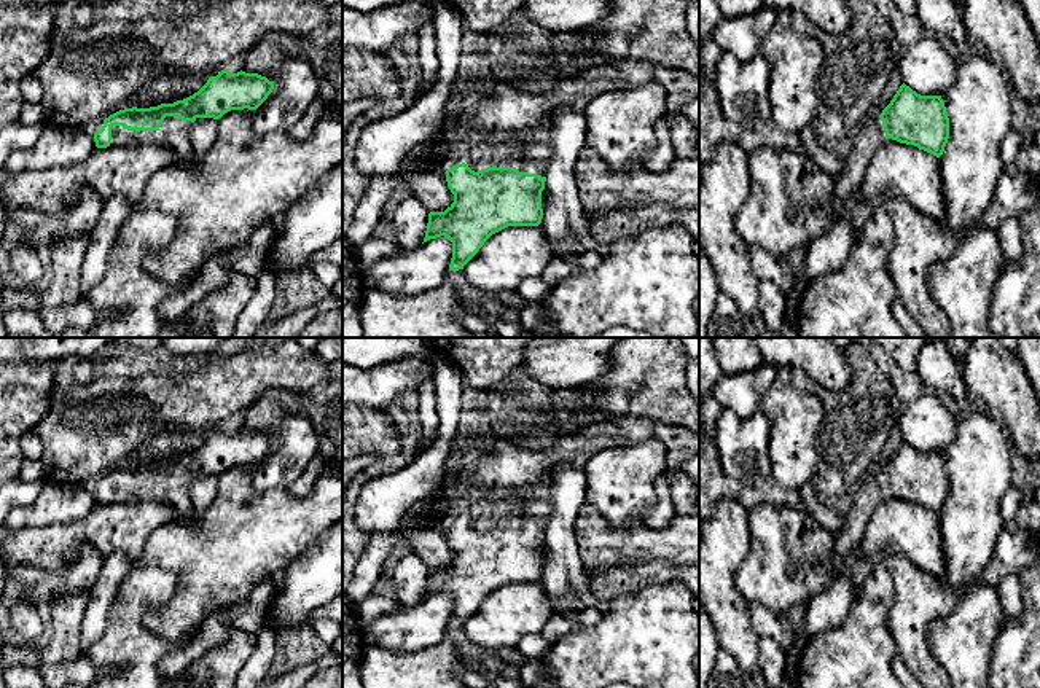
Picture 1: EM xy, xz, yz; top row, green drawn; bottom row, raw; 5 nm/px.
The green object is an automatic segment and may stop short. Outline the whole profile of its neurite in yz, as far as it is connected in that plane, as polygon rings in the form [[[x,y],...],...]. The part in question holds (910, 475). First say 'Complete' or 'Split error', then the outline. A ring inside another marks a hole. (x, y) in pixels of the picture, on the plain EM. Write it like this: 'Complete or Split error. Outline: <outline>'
Split error. Outline: [[[903,440],[879,475],[854,489],[843,530],[833,535],[838,556],[847,556],[862,543],[871,514],[886,494],[936,514],[943,511],[949,495],[949,475],[941,452],[921,452]]]

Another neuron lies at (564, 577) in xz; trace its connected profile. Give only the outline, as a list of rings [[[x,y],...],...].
[[[565,463],[557,467],[554,475],[548,479],[546,492],[549,503],[549,514],[546,516],[546,538],[545,548],[548,561],[543,565],[542,586],[551,600],[578,600],[585,608],[597,607],[599,599],[592,594],[586,578],[585,562],[575,538],[575,519],[586,500],[586,473],[583,467]]]

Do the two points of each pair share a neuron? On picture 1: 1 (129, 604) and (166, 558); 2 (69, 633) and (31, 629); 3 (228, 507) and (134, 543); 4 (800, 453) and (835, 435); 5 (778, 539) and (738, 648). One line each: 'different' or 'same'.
1: different
2: different
3: different
4: different
5: different

